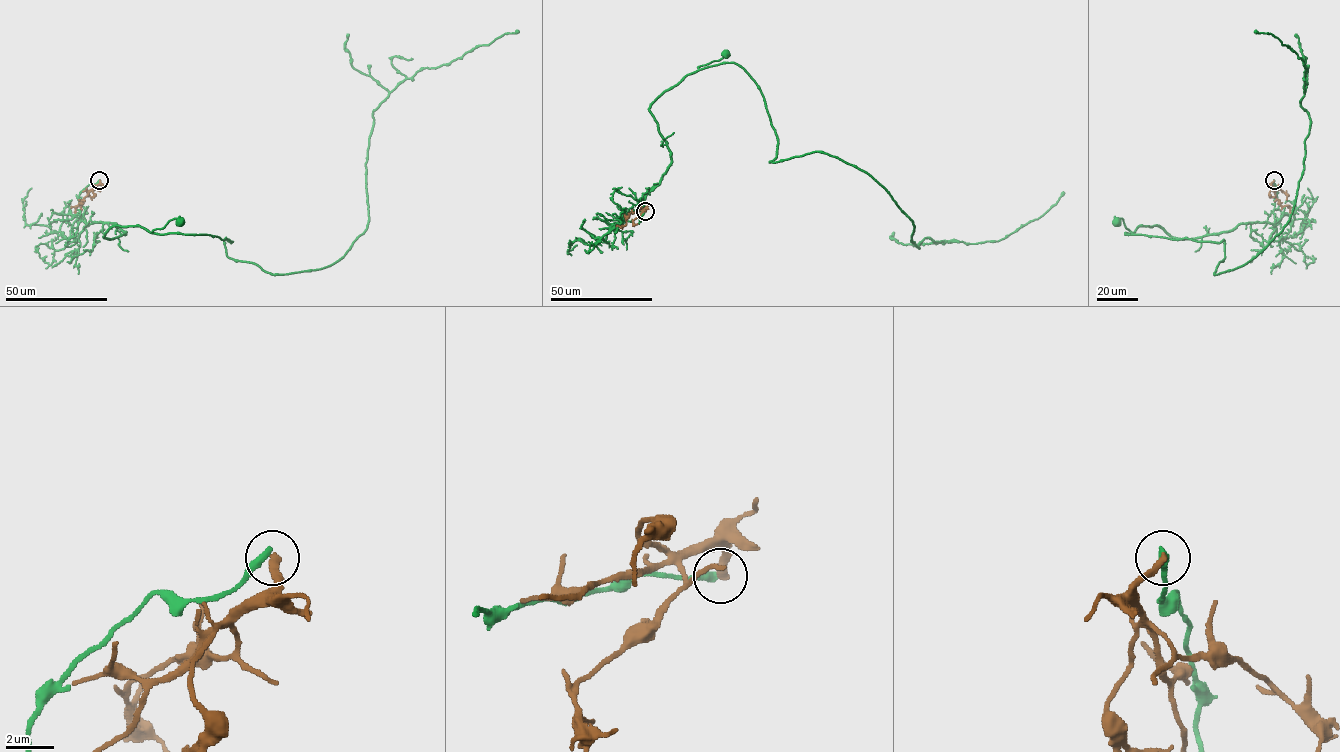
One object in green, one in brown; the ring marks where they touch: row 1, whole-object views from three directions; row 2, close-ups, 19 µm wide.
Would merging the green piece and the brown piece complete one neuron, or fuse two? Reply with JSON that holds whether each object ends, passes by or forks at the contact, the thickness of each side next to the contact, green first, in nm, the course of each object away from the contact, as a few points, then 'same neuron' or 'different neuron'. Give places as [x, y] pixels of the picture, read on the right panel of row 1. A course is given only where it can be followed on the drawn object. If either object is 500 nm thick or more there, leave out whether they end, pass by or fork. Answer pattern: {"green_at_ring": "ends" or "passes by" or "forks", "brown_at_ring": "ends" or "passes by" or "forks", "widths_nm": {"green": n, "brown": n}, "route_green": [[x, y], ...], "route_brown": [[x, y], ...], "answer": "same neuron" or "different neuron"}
{"green_at_ring": "ends", "brown_at_ring": "ends", "widths_nm": {"green": 360, "brown": 340}, "route_green": [[1274, 180], [1273, 224], [1247, 222], [1175, 238], [1160, 226], [1131, 232], [1122, 218], [1115, 222]], "route_brown": [[1274, 181], [1271, 185], [1275, 197], [1281, 206], [1288, 208]], "answer": "different neuron"}

